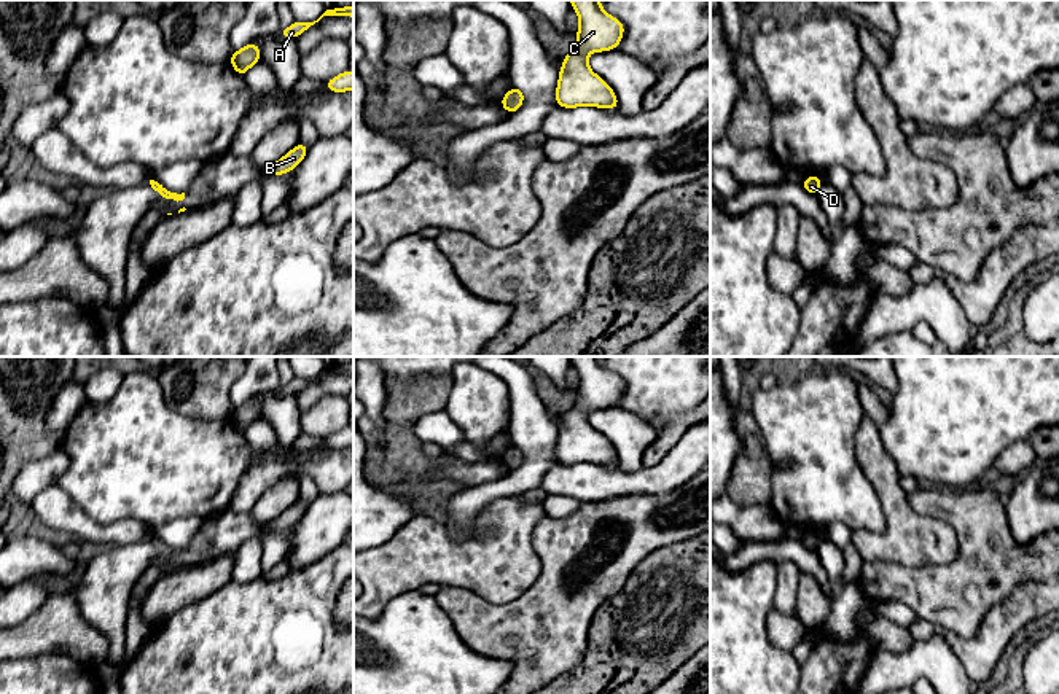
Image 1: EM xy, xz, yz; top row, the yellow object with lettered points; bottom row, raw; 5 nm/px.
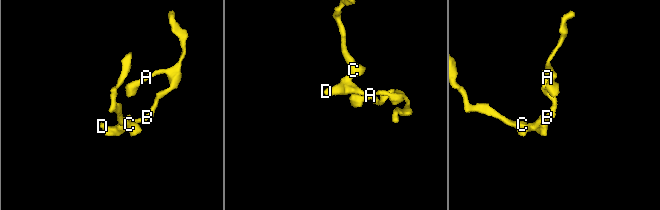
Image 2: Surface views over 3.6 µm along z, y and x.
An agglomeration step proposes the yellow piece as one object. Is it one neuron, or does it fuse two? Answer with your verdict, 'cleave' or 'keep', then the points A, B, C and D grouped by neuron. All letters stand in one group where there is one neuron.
keep; groups A B C D

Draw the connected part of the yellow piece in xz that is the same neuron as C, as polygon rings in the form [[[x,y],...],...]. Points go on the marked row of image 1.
[[[570,0],[580,19],[576,46],[564,56],[556,105],[564,108],[619,108],[615,91],[588,64],[589,53],[618,49],[624,24],[602,10],[600,0]]]

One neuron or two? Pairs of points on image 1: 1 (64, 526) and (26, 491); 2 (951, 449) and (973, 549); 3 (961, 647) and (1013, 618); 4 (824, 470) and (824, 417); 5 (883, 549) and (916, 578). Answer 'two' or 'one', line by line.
1: two
2: two
3: one
4: one
5: two

